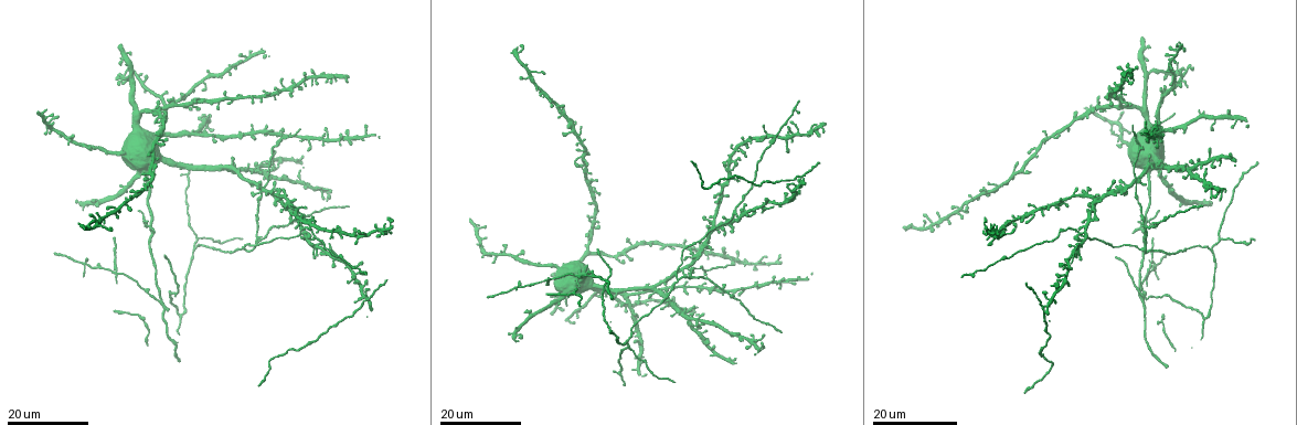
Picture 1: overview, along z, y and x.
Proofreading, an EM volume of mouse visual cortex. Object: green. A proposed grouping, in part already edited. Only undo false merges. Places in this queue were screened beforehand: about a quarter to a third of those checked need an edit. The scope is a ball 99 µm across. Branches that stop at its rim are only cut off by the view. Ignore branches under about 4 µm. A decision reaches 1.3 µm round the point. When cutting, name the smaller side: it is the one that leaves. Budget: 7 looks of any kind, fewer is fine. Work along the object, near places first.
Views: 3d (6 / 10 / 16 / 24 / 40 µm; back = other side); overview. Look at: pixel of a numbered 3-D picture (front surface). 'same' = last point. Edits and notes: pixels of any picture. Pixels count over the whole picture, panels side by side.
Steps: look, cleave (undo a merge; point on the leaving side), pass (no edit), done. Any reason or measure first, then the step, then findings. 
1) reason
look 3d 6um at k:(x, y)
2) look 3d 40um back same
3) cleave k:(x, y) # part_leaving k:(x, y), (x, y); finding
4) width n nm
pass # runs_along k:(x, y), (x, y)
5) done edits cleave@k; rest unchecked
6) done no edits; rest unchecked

arms part here
look 3d 16um at 1:(139, 317)

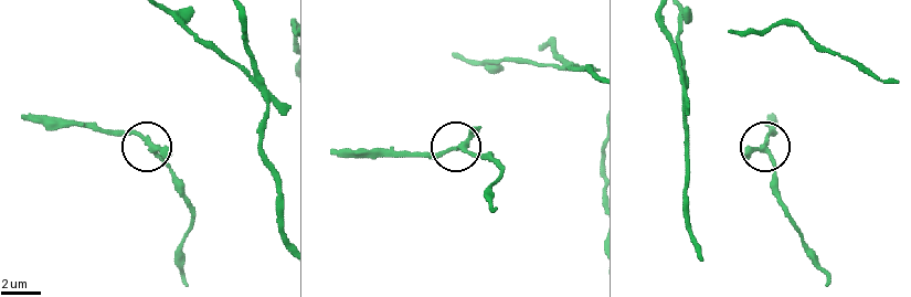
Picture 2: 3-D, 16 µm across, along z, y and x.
look 3d 10um at 2:(463, 147)

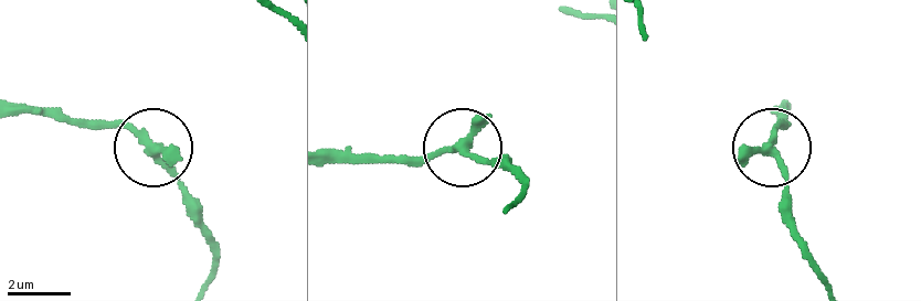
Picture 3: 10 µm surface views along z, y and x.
cleave 3:(87, 124) # part_leaving 3:(135, 129), (19, 114); a second neuron is stuck on

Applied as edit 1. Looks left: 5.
arms part here
look 3d 24um at 1:(1210, 248)

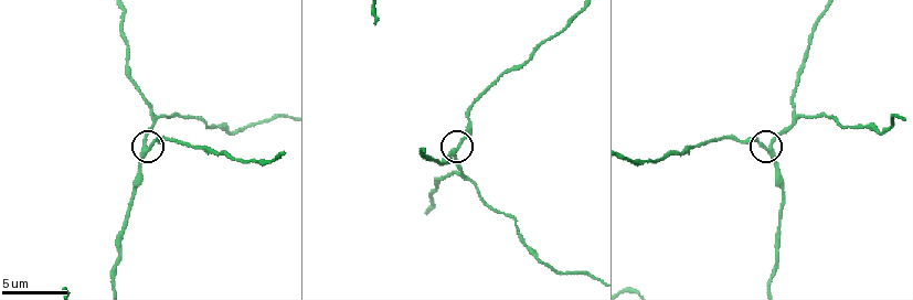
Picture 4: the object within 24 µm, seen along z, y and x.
closer look
look 3d 10um at 4:(453, 150)

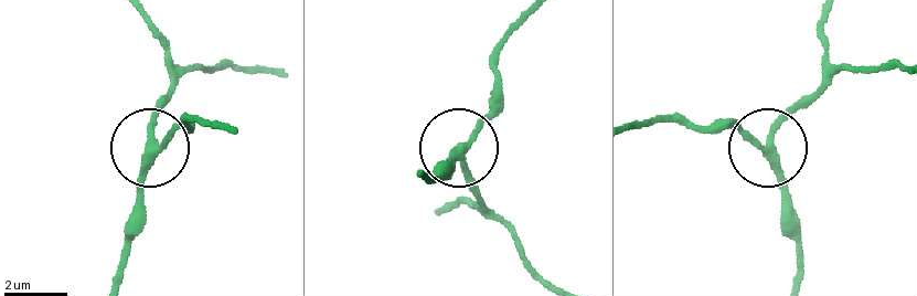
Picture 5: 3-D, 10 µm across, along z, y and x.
width 220 nm
pass # runs_along 5:(635, 129), (682, 122), (766, 143), (830, 77); continuous, no second neuron

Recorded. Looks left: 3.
thin arm on a thick one
look 3d 16um at 1:(1071, 255)

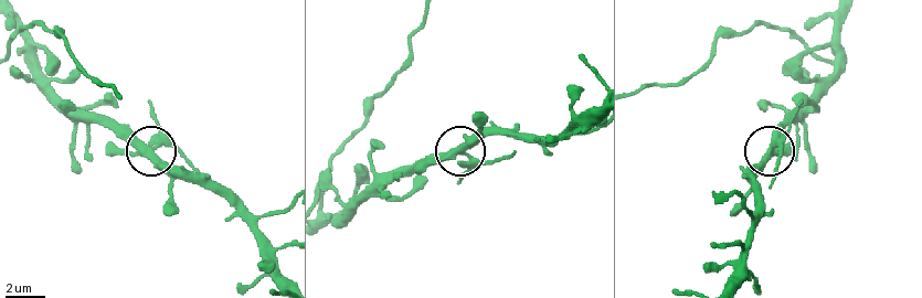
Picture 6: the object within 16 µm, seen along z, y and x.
look 3d 6um at 6:(152, 155)

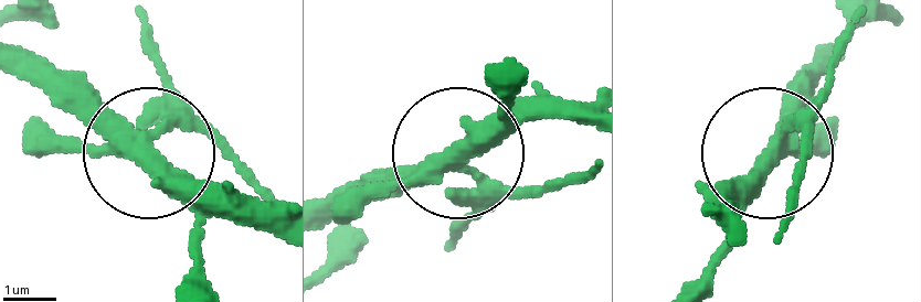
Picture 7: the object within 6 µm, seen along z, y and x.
cleave 7:(223, 158) # part_leaving 7:(474, 172), (562, 185), (593, 168); two neurons meet here

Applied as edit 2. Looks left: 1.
done edits cleave@3, cleave@7; rest unchecked

